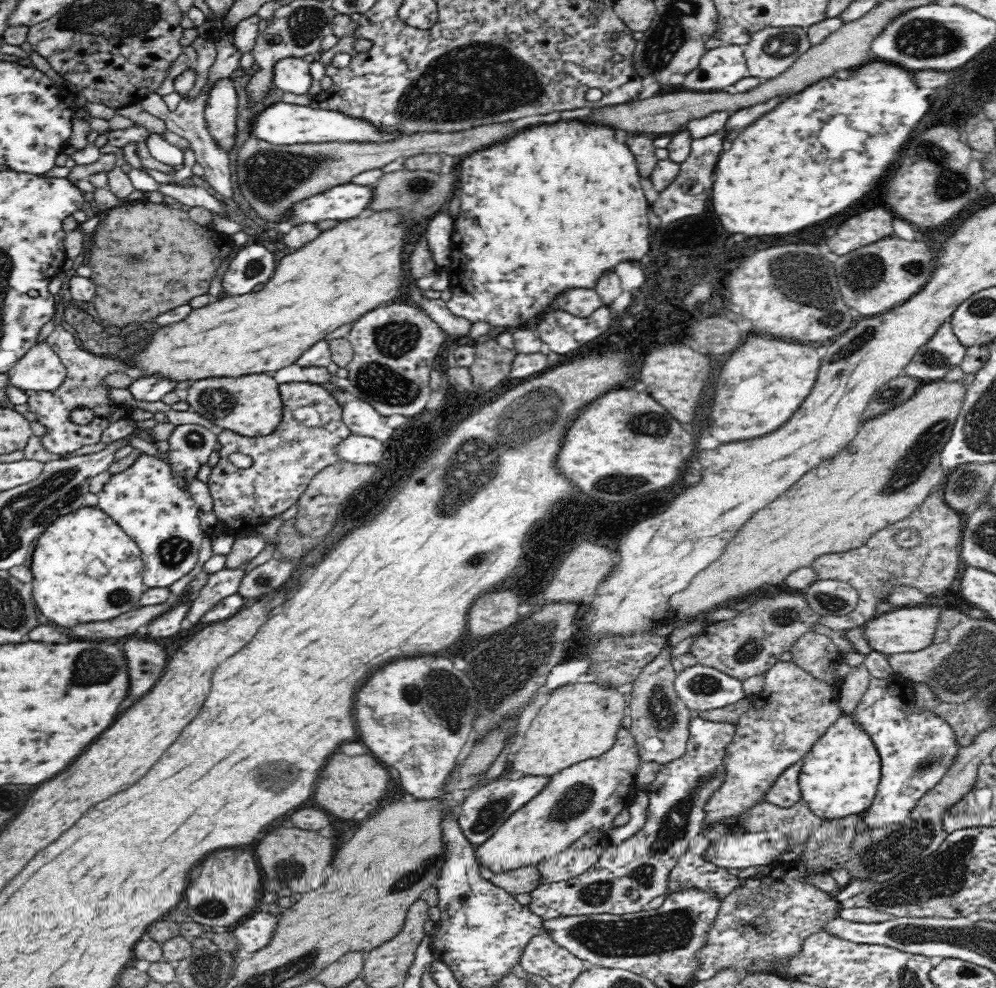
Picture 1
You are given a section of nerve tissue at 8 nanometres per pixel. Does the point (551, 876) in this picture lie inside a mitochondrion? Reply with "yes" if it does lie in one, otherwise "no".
no

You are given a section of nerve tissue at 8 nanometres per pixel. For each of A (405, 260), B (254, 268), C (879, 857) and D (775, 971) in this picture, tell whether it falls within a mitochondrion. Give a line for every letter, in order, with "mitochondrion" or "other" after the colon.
A: other
B: mitochondrion
C: mitochondrion
D: other

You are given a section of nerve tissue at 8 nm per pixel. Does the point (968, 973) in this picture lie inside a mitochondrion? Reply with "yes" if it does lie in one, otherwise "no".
yes

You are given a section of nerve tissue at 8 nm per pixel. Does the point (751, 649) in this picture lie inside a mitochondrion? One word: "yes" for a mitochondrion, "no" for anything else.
yes

